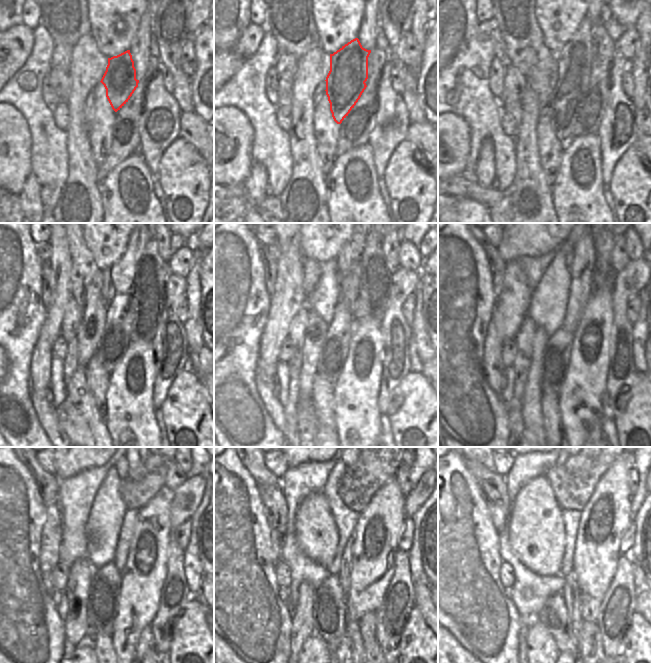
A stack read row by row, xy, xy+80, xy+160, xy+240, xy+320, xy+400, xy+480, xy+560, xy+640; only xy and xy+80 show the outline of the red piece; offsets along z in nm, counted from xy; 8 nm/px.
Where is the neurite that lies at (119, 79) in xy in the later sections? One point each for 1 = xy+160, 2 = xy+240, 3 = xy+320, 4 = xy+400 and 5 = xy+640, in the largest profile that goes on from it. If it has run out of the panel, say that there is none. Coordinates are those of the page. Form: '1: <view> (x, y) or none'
1: xy+160 (574, 60)
2: xy+240 (115, 339)
3: xy+320 (334, 351)
4: xy+400 (556, 357)
5: xy+640 (554, 616)

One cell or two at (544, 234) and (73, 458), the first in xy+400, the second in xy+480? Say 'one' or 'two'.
one

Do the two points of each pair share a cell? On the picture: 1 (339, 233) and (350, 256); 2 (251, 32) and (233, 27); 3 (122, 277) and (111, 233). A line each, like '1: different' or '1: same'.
1: different
2: different
3: different

